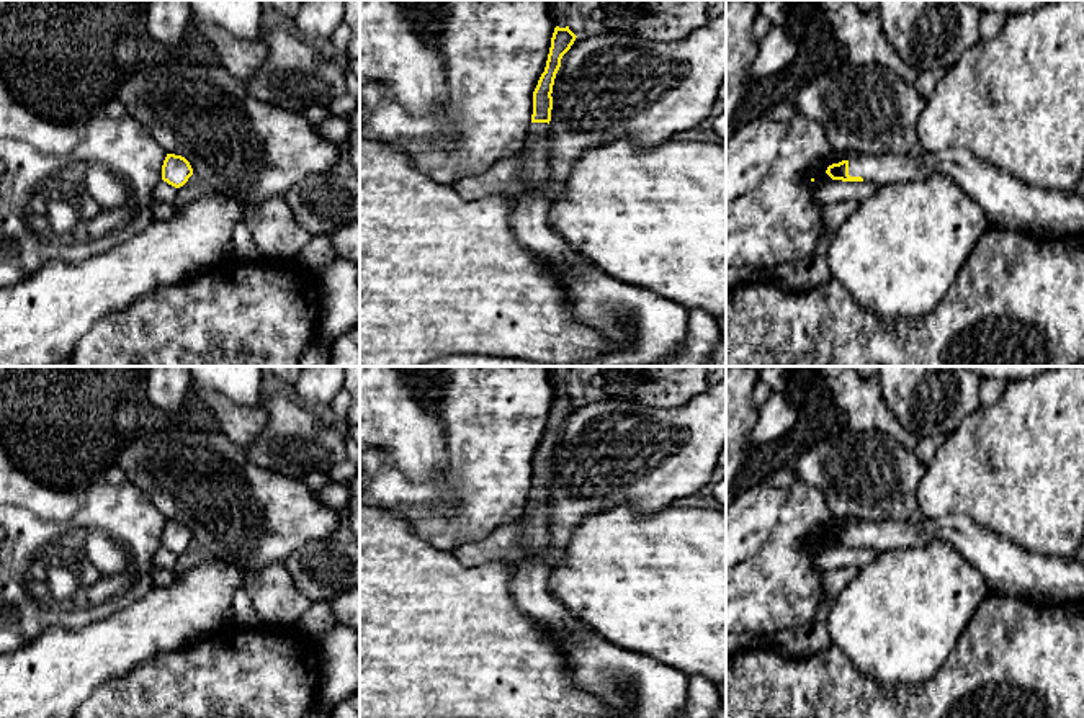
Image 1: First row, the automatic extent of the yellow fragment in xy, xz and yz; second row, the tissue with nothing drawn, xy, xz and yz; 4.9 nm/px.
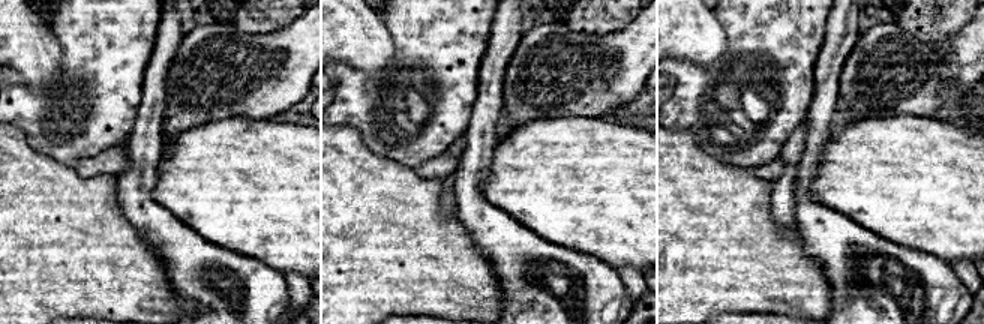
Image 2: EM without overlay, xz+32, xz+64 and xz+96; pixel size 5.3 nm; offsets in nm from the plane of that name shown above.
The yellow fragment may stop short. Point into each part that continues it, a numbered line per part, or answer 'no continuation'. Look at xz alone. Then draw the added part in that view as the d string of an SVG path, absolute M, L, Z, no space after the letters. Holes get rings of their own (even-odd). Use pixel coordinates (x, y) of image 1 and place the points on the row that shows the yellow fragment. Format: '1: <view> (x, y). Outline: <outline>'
1: xz (645, 327). Outline: M530 123L520 165L525 188L512 203L517 240L566 275L574 317L616 347L577 365L652 366L670 358L687 337L688 309L600 271L548 226L551 201L541 195L548 178L548 123Z

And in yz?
1: yz (1009, 203). Outline: M961 149L922 152L919 155L903 154L852 154L849 157L849 175L867 182L888 185L896 182L924 180L934 173L950 177L984 211L989 226L1024 232L1037 239L1058 239L1084 232L1084 196L1073 191L1046 190L1032 186L988 162L976 159Z

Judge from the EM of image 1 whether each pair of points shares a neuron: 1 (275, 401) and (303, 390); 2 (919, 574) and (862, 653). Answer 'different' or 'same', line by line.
1: different
2: same

